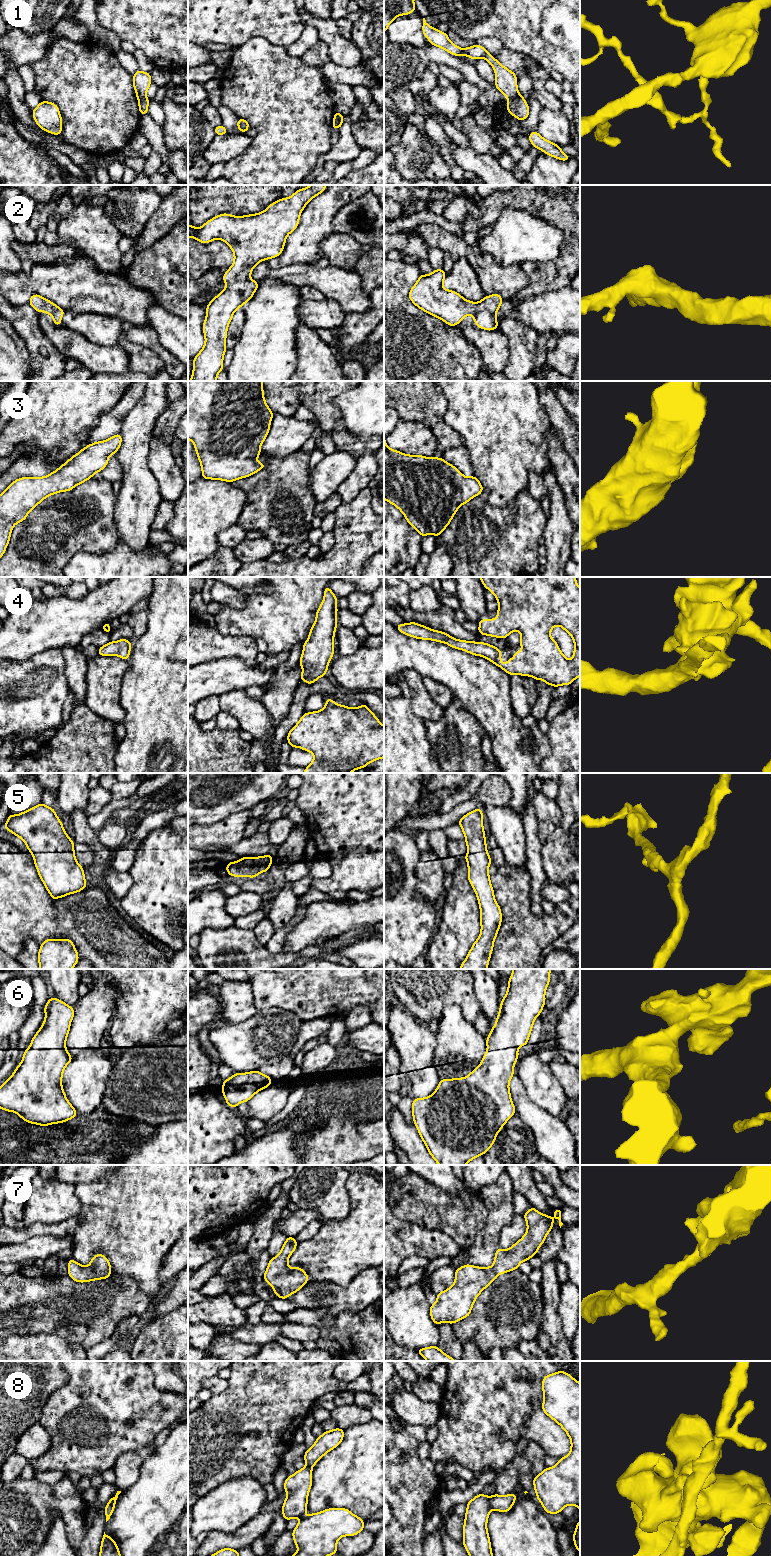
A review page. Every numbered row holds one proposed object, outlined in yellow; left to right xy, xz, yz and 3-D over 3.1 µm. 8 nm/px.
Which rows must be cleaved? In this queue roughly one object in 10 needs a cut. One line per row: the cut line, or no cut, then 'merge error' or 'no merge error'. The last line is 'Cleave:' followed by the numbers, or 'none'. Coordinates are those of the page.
1: yz (518, 94), (508, 99) | merge error
2: no cut | no merge error
3: no cut | no merge error
4: no cut | no merge error
5: no cut | no merge error
6: no cut | no merge error
7: no cut | no merge error
8: yz (488, 1497), (492, 1508) | merge error
Cleave: 1, 8

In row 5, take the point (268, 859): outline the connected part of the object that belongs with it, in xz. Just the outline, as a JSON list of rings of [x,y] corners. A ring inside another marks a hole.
[[[271,855],[261,857],[242,857],[239,861],[229,862],[225,869],[229,876],[250,878],[257,877],[259,873],[268,871],[273,861]]]

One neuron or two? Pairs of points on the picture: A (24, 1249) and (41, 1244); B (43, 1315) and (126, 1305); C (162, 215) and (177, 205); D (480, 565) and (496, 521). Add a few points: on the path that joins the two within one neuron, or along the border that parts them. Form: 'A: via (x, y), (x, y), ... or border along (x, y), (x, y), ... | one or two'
A: via (28, 1249), (37, 1247) | one
B: via (64, 1309), (94, 1309), (99, 1305), (105, 1305) | one
C: via (166, 215), (173, 209) | one
D: via (491, 554), (495, 550), (495, 532) | one

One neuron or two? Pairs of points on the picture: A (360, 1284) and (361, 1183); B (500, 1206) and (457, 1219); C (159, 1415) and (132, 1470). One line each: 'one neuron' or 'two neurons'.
A: two neurons
B: two neurons
C: two neurons

